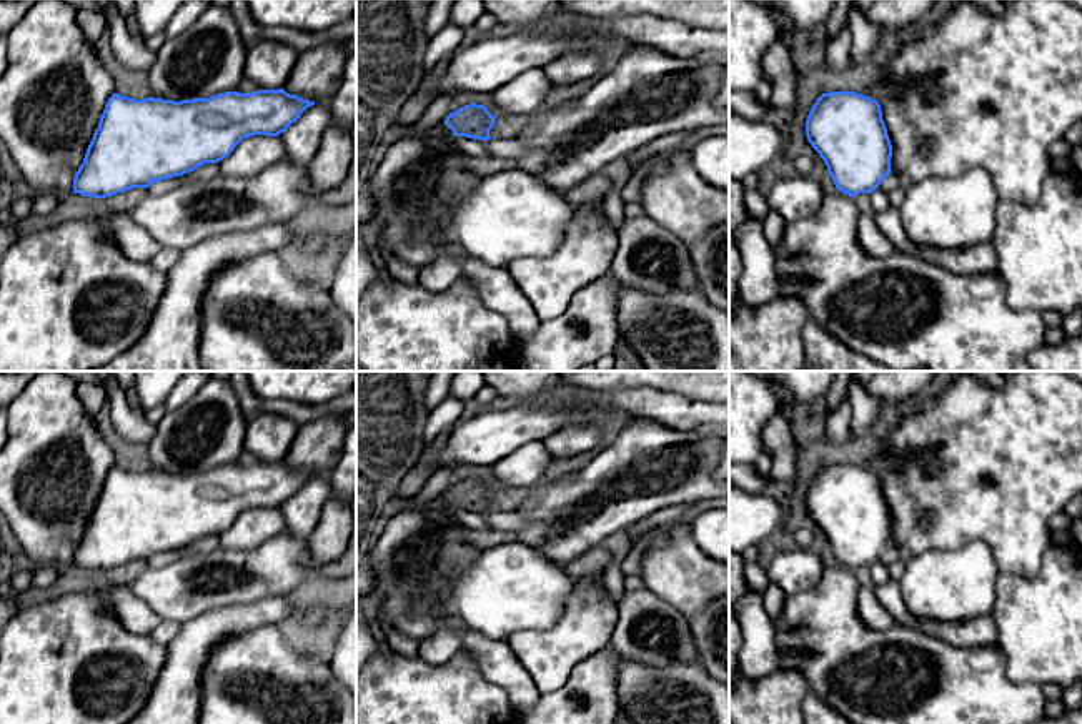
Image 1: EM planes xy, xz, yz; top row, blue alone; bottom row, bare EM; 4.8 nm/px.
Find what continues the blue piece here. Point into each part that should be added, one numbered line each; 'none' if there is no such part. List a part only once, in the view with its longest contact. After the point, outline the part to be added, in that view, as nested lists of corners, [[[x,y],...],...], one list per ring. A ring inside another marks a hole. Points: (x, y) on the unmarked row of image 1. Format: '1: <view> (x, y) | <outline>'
none

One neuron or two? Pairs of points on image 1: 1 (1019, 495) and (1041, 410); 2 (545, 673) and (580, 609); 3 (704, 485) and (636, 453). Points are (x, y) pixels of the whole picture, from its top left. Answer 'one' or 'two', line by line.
1: one
2: one
3: one

